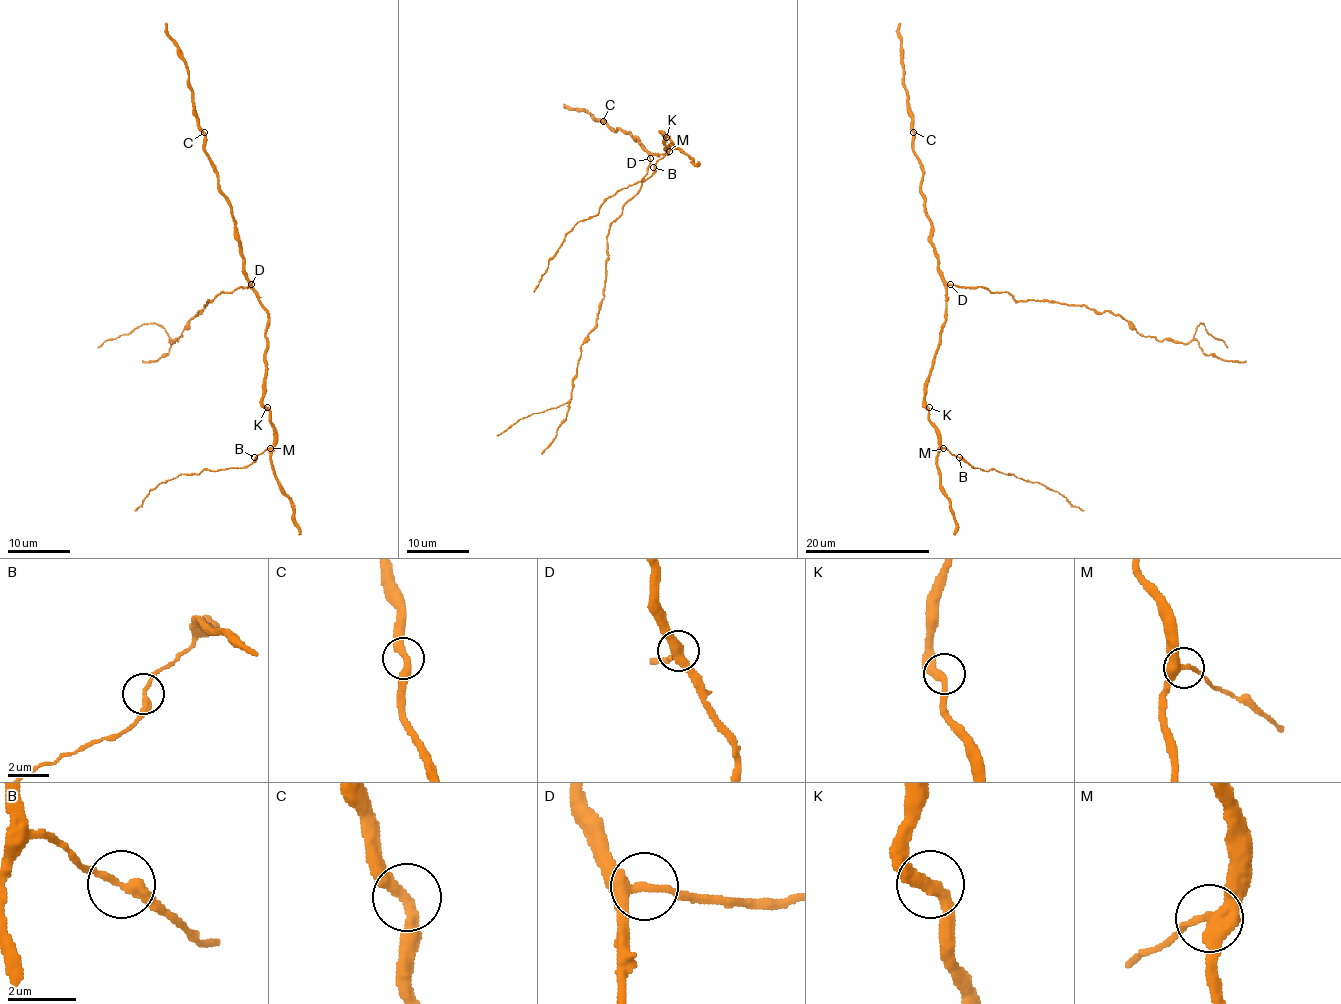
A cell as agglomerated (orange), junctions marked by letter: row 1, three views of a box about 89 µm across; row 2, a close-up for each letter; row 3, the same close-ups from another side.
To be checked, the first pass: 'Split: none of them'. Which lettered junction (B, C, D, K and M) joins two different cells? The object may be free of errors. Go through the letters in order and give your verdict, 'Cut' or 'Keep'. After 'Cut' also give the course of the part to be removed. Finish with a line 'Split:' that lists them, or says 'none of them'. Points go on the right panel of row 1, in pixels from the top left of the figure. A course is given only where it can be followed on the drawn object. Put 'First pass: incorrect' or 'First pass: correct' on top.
First pass: correct
B: Keep
C: Keep
D: Keep
K: Keep
M: Keep
Split: none of them

